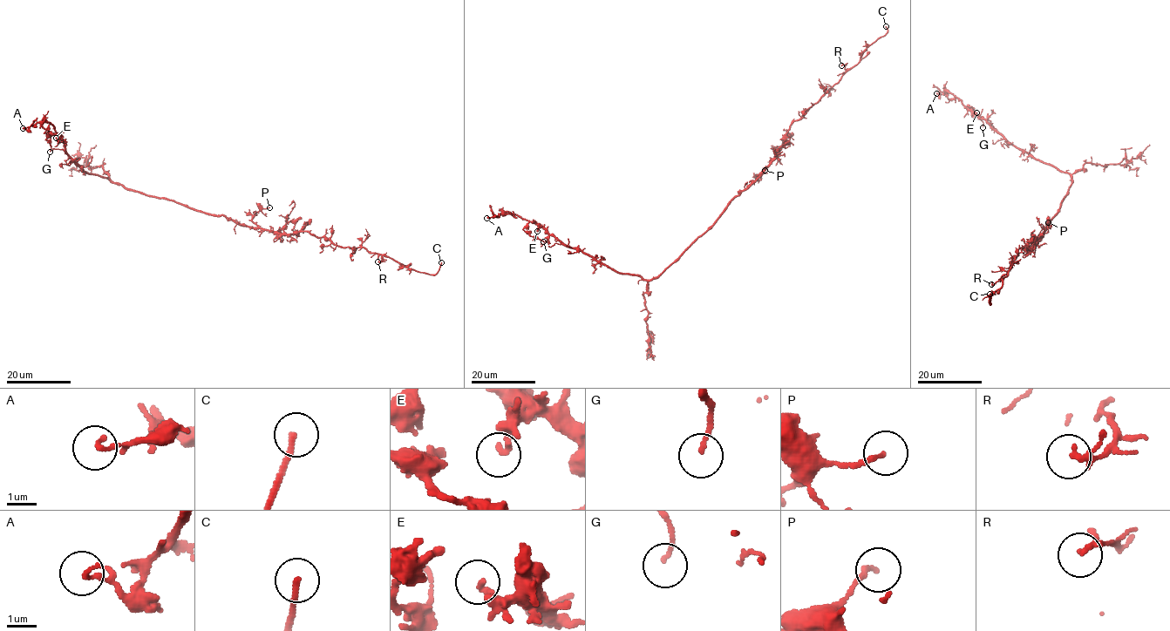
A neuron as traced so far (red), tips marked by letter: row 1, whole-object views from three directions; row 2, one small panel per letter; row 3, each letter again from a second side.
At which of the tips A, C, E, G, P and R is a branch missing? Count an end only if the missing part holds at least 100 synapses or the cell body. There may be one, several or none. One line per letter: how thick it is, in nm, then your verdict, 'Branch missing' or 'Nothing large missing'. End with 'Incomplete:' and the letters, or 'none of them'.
A: Thickness 160 nm. Nothing large missing
C: Thickness 190 nm. Branch missing
E: Thickness 200 nm. Nothing large missing
G: Thickness 130 nm. Nothing large missing
P: Thickness 170 nm. Nothing large missing
R: Thickness 140 nm. Nothing large missing
Incomplete: C

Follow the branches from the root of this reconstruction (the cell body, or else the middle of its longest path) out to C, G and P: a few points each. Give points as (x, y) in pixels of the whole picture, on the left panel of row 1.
C: (193, 208), (282, 234), (309, 232), (343, 247), (363, 247), (386, 255), (431, 274), (438, 272), (441, 262)
G: (193, 208), (173, 200), (128, 190), (105, 177), (85, 173), (68, 155), (59, 135), (48, 132), (50, 152)
P: (193, 208), (255, 227), (252, 220), (255, 214), (269, 207)

